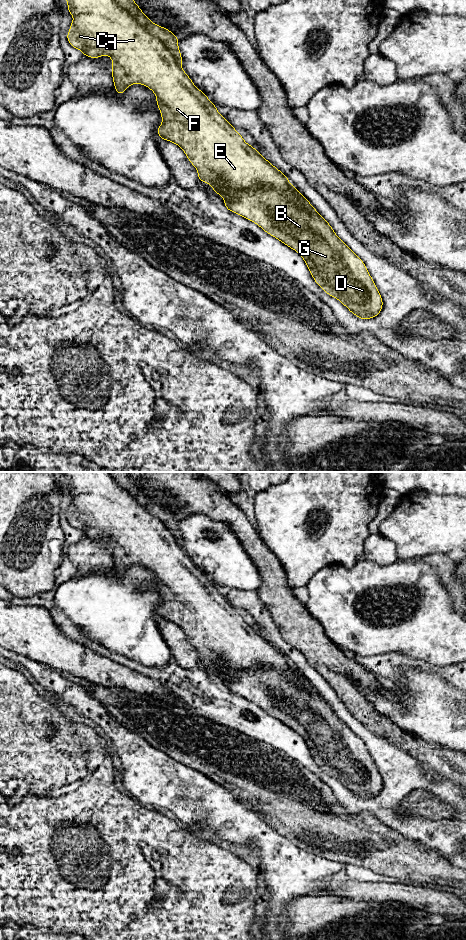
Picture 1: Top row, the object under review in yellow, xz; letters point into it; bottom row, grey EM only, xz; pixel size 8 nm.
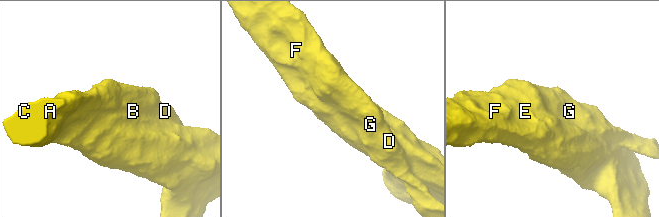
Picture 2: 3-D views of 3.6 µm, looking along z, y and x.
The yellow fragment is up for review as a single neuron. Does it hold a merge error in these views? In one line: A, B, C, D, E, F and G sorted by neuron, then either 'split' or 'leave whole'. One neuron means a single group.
A C E F / B D G; split

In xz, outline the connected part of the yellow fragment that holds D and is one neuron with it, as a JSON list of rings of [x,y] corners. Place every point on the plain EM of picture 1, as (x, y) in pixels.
[[[290,664],[290,668],[298,679],[297,682],[286,678],[279,670],[269,667],[254,667],[251,670],[241,671],[236,678],[224,680],[225,688],[254,702],[267,714],[295,730],[304,739],[317,765],[332,778],[338,779],[359,799],[368,800],[378,796],[383,787],[383,779],[363,740],[336,715],[331,705],[292,664]]]

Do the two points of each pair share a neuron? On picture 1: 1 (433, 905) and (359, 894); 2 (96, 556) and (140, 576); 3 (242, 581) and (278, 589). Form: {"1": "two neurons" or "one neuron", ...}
{"1": "one neuron", "2": "two neurons", "3": "two neurons"}

